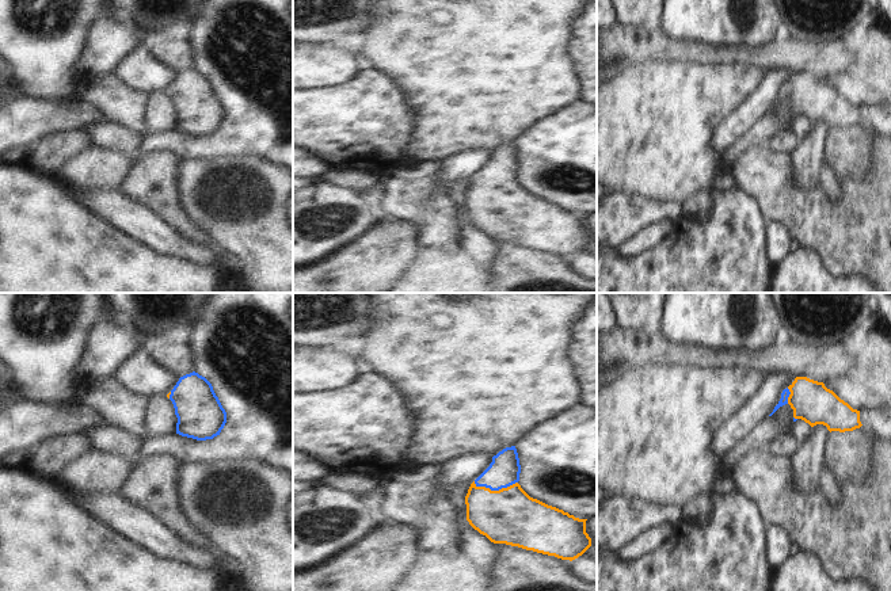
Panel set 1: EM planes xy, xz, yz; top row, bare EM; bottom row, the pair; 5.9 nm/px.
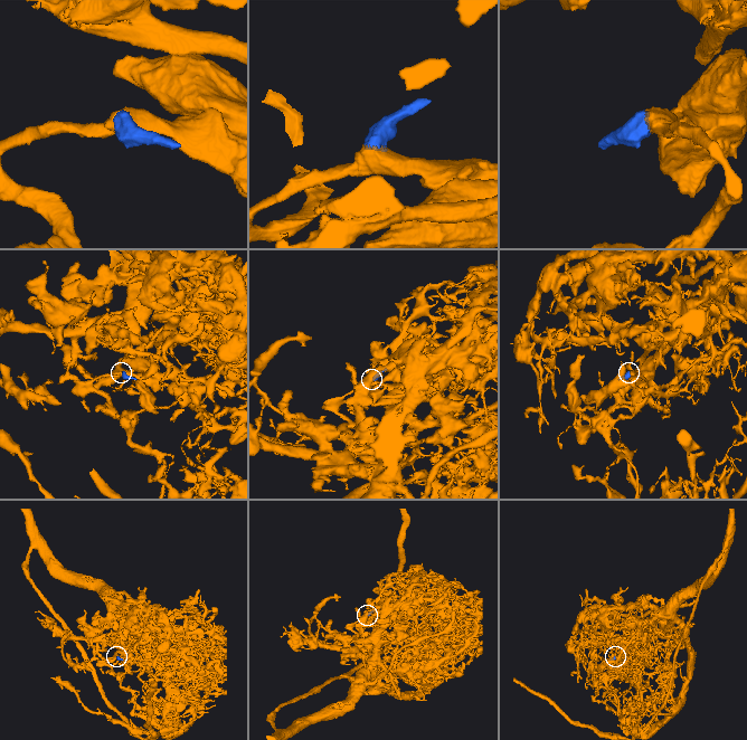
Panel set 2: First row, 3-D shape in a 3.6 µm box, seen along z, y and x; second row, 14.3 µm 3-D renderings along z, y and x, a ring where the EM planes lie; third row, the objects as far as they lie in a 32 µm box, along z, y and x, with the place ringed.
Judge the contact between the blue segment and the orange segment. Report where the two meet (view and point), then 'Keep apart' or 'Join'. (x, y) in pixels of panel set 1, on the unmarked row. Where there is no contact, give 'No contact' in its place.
Touches blue at xz (495, 186). Join

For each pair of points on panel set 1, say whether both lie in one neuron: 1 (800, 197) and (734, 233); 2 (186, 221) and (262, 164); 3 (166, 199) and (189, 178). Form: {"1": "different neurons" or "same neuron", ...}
{"1": "different neurons", "2": "different neurons", "3": "different neurons"}

